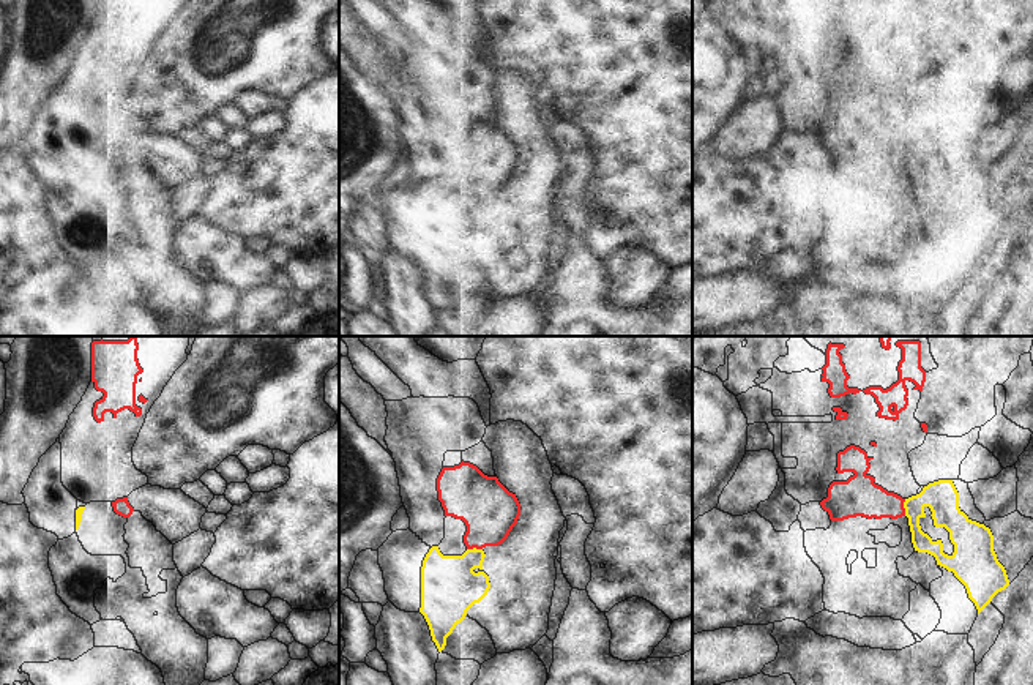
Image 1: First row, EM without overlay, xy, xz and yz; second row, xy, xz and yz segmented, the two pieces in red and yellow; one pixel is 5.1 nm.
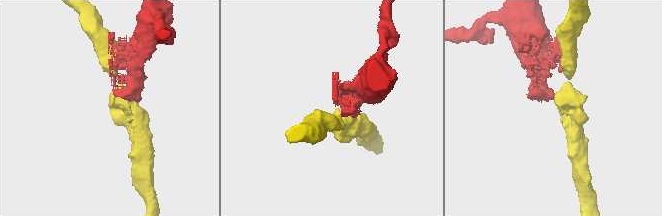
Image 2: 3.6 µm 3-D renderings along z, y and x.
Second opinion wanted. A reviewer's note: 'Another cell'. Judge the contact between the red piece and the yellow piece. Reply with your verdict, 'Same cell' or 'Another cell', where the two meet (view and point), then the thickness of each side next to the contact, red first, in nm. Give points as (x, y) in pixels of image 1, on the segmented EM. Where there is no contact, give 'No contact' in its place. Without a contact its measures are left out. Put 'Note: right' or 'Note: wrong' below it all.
Another cell. Touches red at yz (902, 507). Thickness 200 nm (red) against 170 nm.
Note: right

